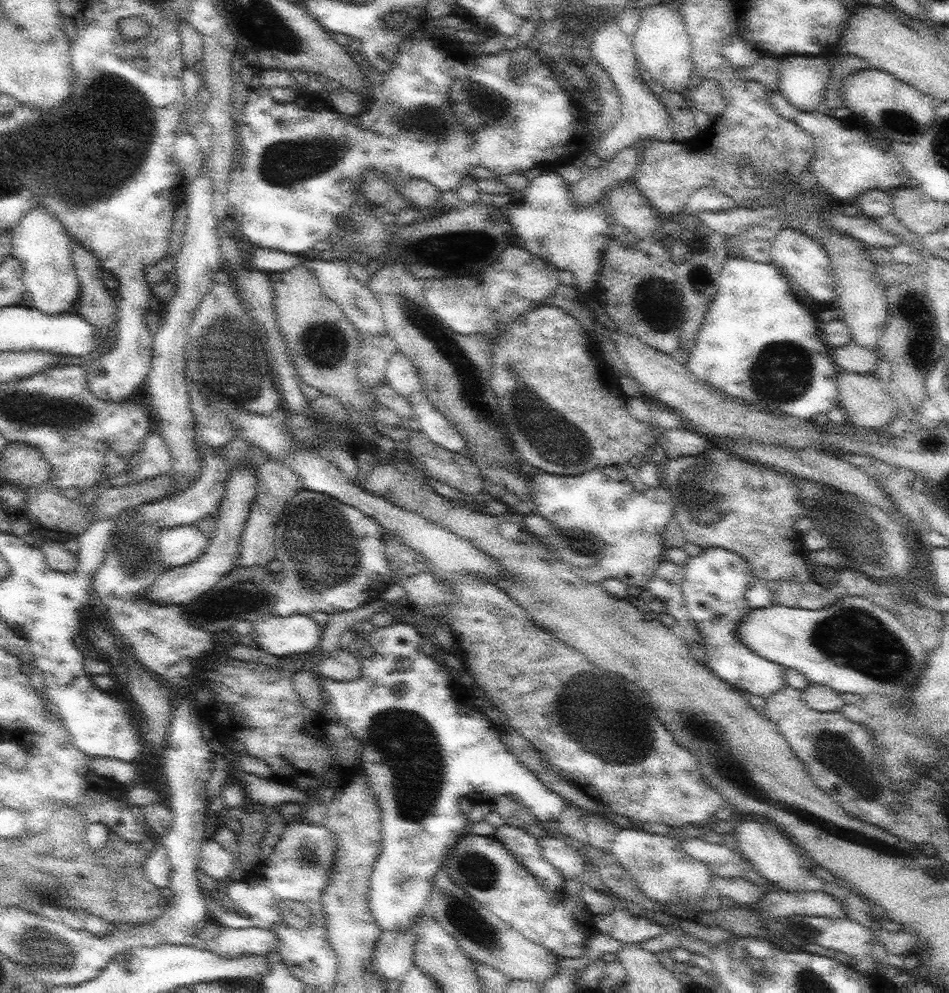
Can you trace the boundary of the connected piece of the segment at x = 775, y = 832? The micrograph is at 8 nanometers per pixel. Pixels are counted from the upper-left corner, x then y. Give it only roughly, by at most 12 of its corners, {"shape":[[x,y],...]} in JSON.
{"shape":[[774,823],[730,826],[738,850],[780,889],[818,892],[814,875]]}

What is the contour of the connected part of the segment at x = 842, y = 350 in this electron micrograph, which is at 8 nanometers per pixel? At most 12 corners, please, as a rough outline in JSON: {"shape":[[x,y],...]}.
{"shape":[[852,341],[831,349],[839,372],[876,373],[881,360]]}

